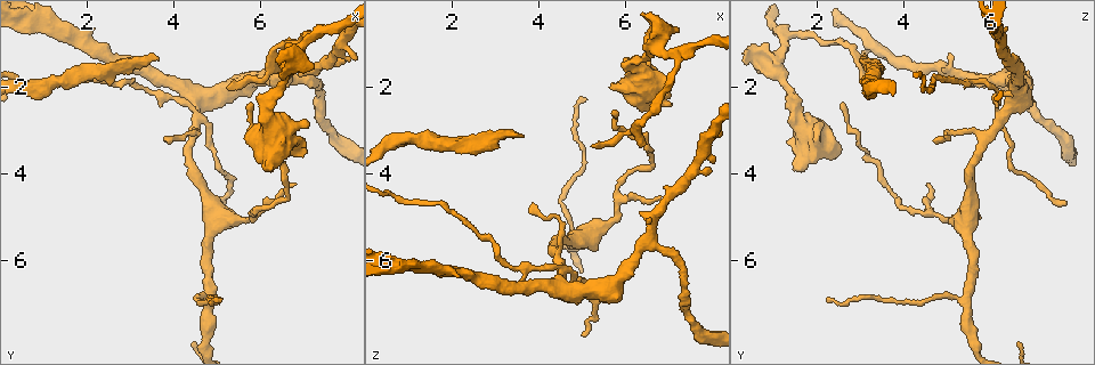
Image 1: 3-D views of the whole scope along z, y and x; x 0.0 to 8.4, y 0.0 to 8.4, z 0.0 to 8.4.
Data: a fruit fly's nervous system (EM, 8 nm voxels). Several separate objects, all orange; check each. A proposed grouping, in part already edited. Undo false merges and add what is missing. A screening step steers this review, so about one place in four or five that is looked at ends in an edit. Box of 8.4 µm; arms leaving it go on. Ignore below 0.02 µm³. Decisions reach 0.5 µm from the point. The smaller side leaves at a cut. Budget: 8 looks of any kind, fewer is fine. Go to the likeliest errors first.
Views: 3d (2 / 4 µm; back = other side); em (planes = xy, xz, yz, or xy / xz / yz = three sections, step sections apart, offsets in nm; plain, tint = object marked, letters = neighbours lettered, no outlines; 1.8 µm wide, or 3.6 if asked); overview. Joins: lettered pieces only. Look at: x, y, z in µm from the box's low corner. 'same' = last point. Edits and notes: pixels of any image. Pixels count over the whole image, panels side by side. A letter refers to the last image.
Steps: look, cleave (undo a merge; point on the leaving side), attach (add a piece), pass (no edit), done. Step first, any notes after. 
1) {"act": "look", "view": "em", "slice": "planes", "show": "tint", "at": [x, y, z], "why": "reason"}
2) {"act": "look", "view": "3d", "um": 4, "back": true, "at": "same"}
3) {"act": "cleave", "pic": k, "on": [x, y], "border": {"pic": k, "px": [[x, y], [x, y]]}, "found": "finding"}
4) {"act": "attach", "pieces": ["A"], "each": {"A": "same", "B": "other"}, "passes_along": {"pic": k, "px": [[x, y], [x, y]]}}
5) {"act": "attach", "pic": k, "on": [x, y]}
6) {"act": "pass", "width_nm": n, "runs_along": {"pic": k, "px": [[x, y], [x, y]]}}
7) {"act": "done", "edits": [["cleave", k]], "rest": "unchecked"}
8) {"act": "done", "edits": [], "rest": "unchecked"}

{"act": "look", "view": "3d", "um": 4, "at": [3.60, 1.35, 3.20], "why": "free end"}

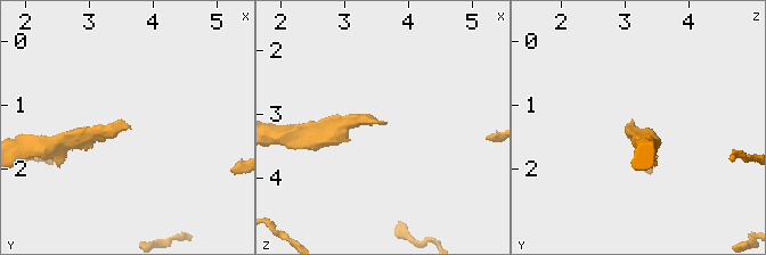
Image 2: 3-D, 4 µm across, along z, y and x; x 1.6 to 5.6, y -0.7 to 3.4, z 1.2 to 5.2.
{"act": "look", "view": "em", "slice": "planes", "show": "tint", "at": [3.60, 1.30, 3.10]}

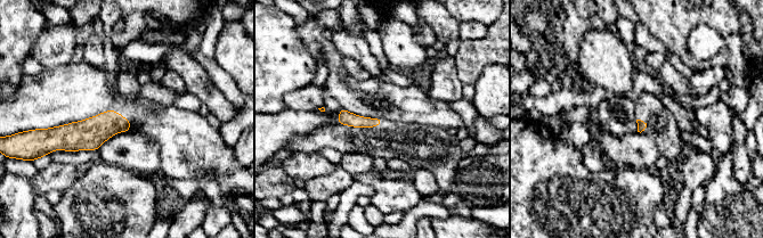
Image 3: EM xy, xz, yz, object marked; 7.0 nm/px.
{"act": "look", "view": "em", "slice": "planes", "show": "letters", "at": "same"}

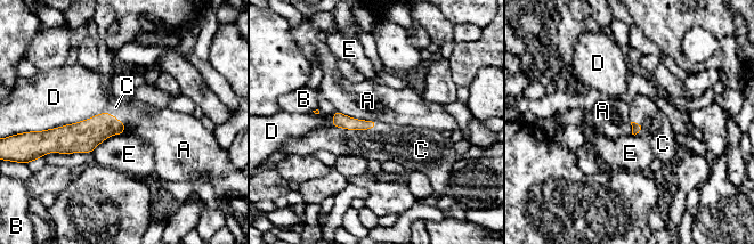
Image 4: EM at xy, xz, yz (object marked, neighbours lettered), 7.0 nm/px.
{"act": "attach", "pieces": ["C"], "each": {"A": "other", "B": "other", "C": "same", "D": "other", "E": "other"}, "passes_along": {"pic": 4, "px": [[340, 120], [362, 129], [386, 143]]}, "found": "it goes on there"}

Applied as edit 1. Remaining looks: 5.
{"act": "look", "view": "overview", "why": "redraw"}

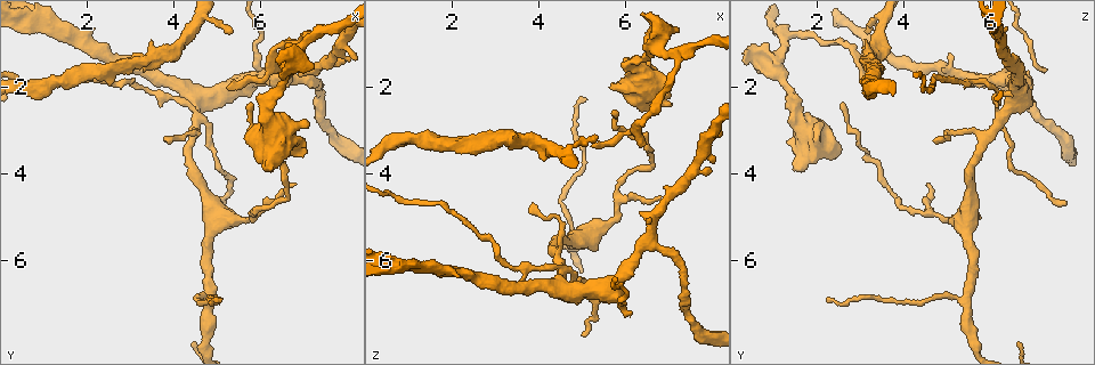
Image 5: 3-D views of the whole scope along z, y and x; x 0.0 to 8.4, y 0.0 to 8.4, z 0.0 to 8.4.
{"act": "look", "view": "em", "um": 3.6, "slice": "yz", "step": 8, "show": "tint", "at": [4.50, 2.70, 6.30], "why": "thin neck"}

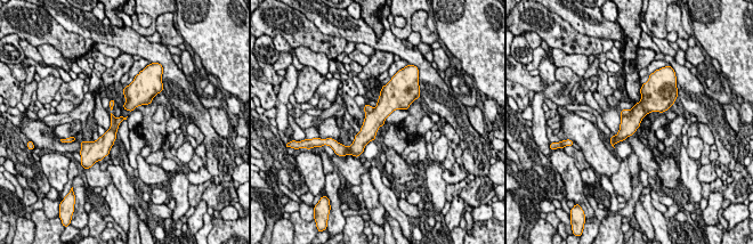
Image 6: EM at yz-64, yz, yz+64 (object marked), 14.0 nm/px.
{"act": "look", "view": "em", "um": 3.6, "slice": "planes", "show": "letters", "at": "same"}

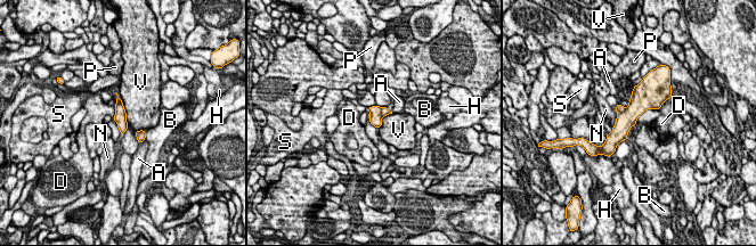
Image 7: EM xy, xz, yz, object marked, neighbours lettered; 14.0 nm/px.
{"act": "cleave", "pic": 7, "on": [619, 108], "each": {"A": "other", "B": "other", "D": "other", "H": "other", "N": "other", "P": "other", "S": "other", "V": "other"}, "border": {"pic": 7, "px": [[626, 108], [617, 113]]}, "found": "two neurons meet here"}

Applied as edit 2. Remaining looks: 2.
{"act": "done", "edits": [["attach", 4], ["cleave", 7]], "rest": "unchecked"}

